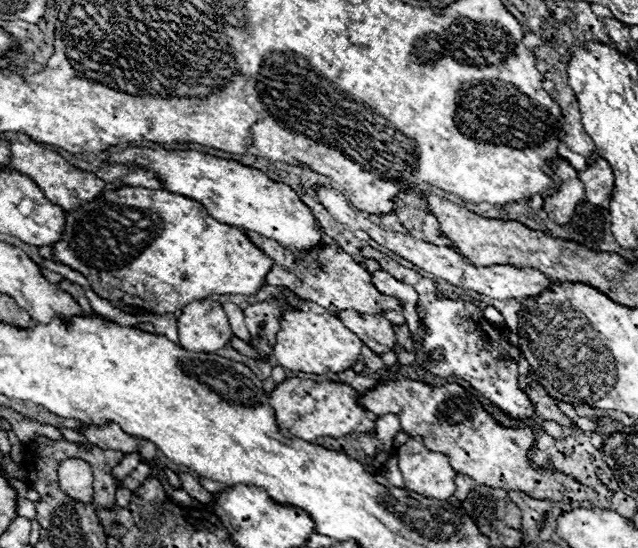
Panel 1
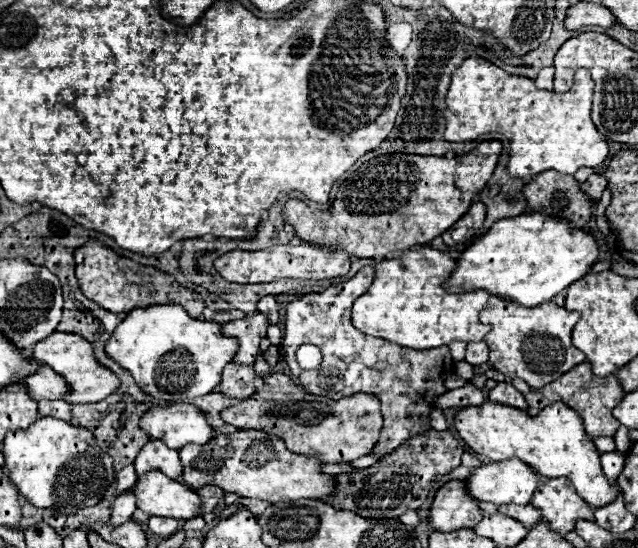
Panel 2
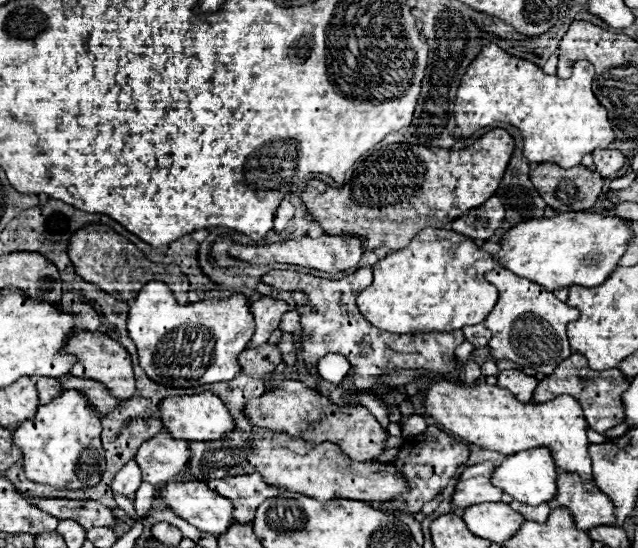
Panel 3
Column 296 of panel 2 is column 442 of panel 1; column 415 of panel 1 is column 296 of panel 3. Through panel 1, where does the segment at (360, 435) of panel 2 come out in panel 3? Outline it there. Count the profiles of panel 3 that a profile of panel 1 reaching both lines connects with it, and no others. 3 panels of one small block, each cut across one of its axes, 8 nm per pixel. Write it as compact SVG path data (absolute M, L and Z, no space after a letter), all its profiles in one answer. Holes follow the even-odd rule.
M298 380L280 382L278 386L274 386L270 394L250 400L244 412L248 414L248 420L254 426L262 426L274 432L286 432L290 436L298 436L314 444L322 444L326 440L334 442L350 458L358 462L372 460L374 456L386 450L388 432L376 422L376 418L364 406L352 406L352 408L338 406L330 402L326 396L322 396L318 390L312 390Z

